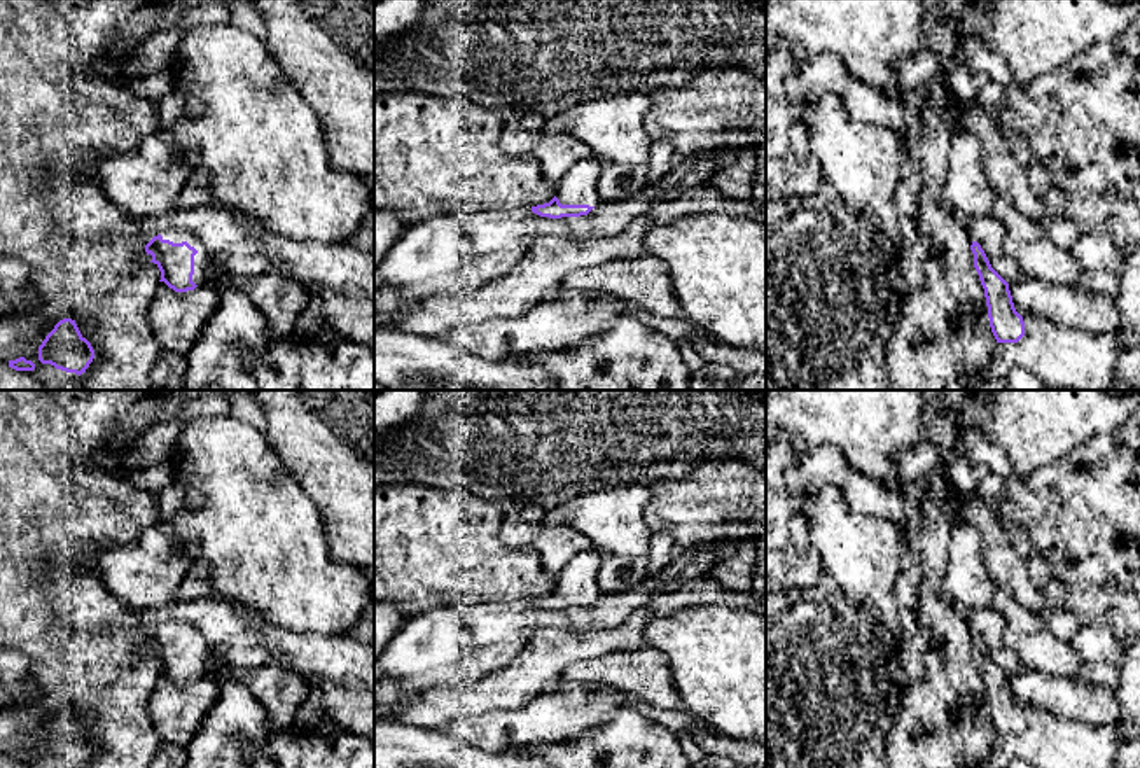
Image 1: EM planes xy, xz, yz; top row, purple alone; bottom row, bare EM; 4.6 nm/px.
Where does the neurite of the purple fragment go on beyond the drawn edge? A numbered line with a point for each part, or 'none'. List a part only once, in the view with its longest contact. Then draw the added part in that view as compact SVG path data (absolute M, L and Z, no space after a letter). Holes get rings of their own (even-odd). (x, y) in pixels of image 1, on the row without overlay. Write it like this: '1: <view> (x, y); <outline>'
1: xy (200, 651); M164 623L164 625L161 625L161 628L163 628L163 632L170 632L173 635L187 633L191 639L194 639L198 642L198 646L194 647L194 667L192 667L192 674L196 677L206 675L208 651L206 651L206 646L203 642L203 637L196 630L187 628L185 625Z

